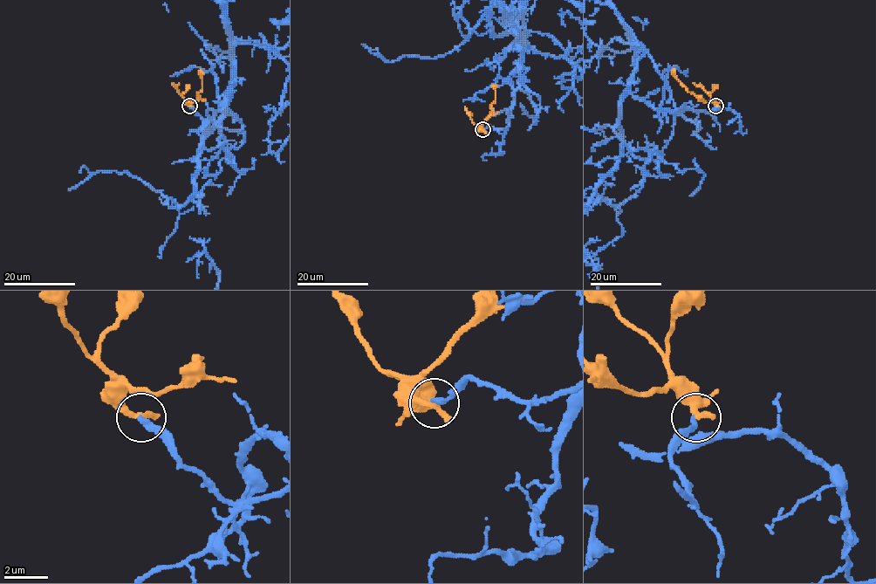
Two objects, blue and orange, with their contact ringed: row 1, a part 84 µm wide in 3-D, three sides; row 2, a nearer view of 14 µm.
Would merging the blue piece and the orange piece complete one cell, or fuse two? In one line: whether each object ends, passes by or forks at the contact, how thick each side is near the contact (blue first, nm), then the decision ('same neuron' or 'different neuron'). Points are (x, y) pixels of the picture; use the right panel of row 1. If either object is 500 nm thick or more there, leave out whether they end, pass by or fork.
blue ends; orange ends; calibres 240 and 360 nm; different neuron

